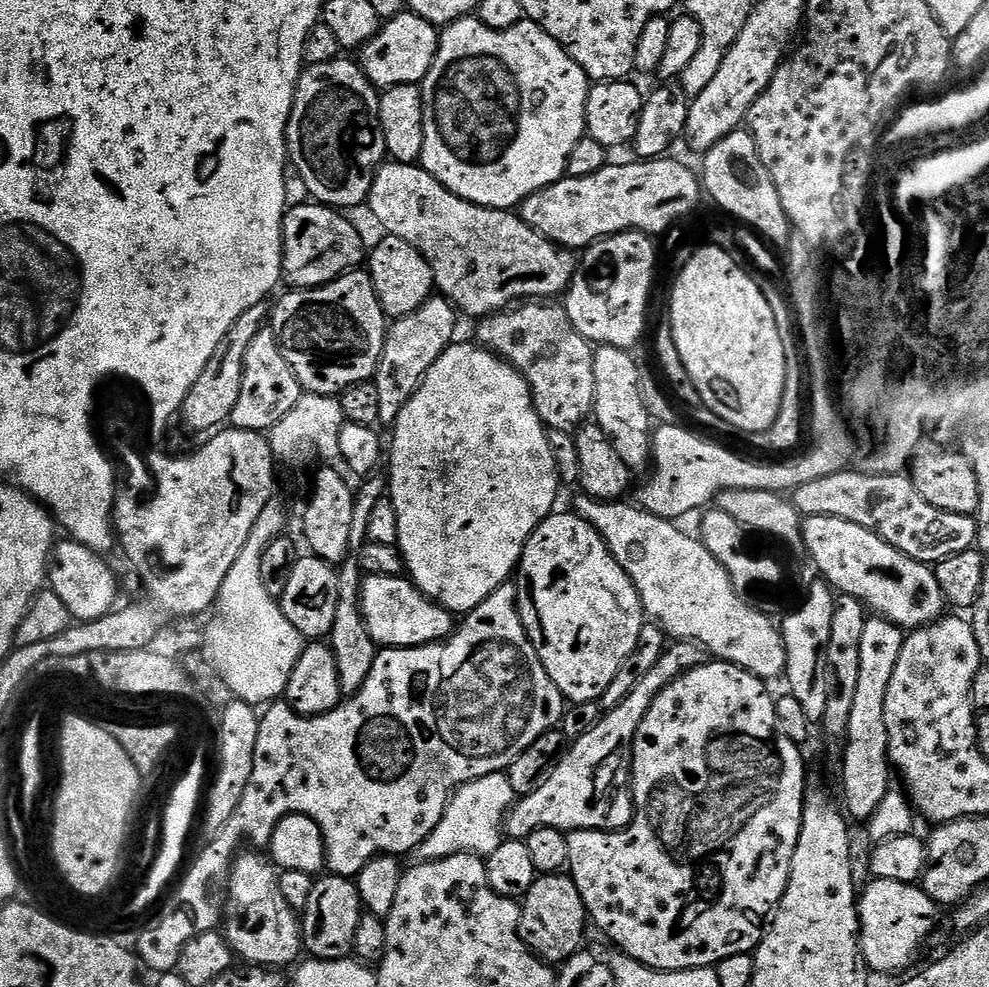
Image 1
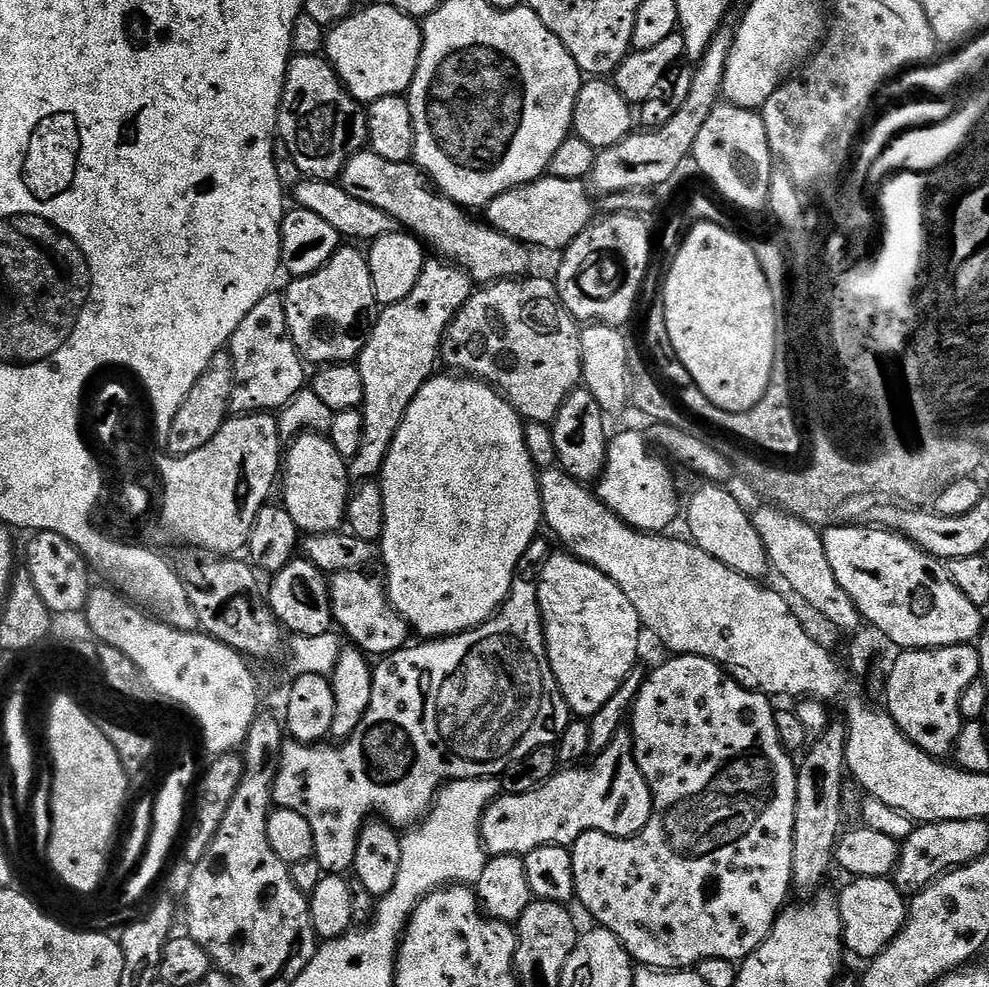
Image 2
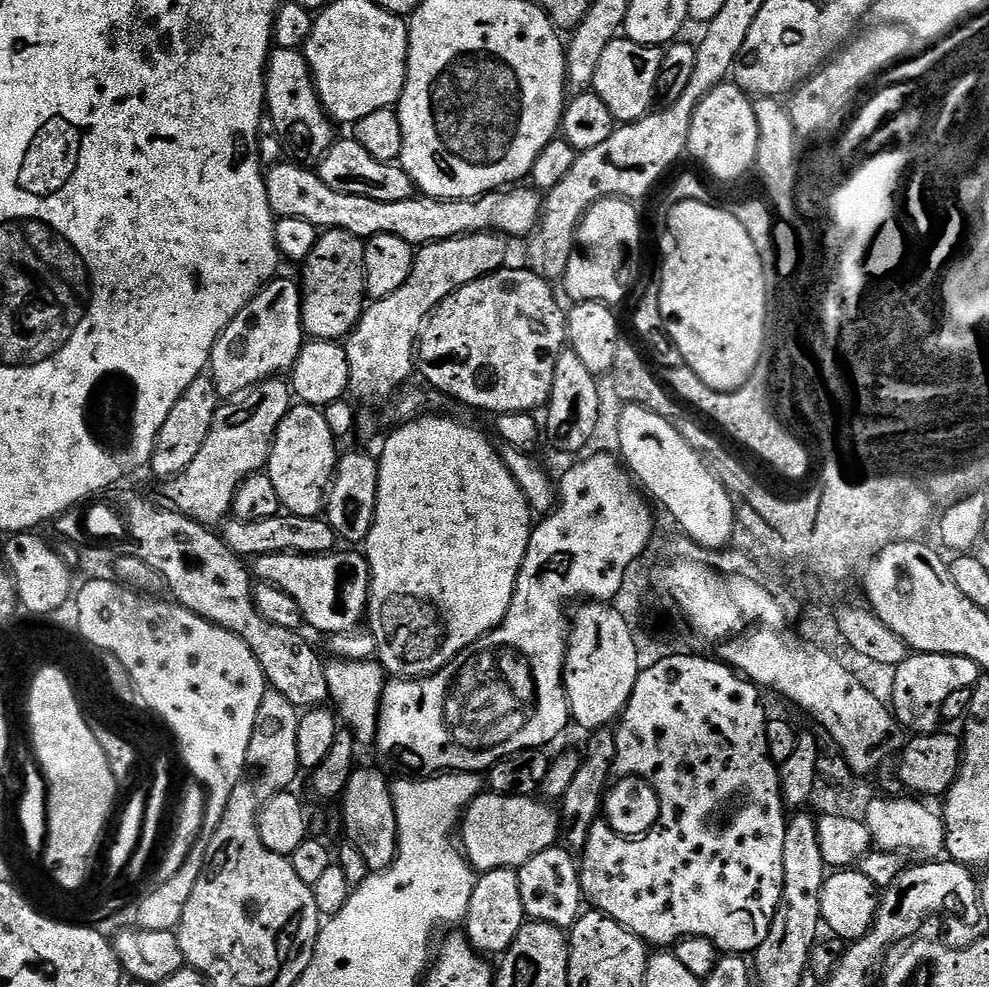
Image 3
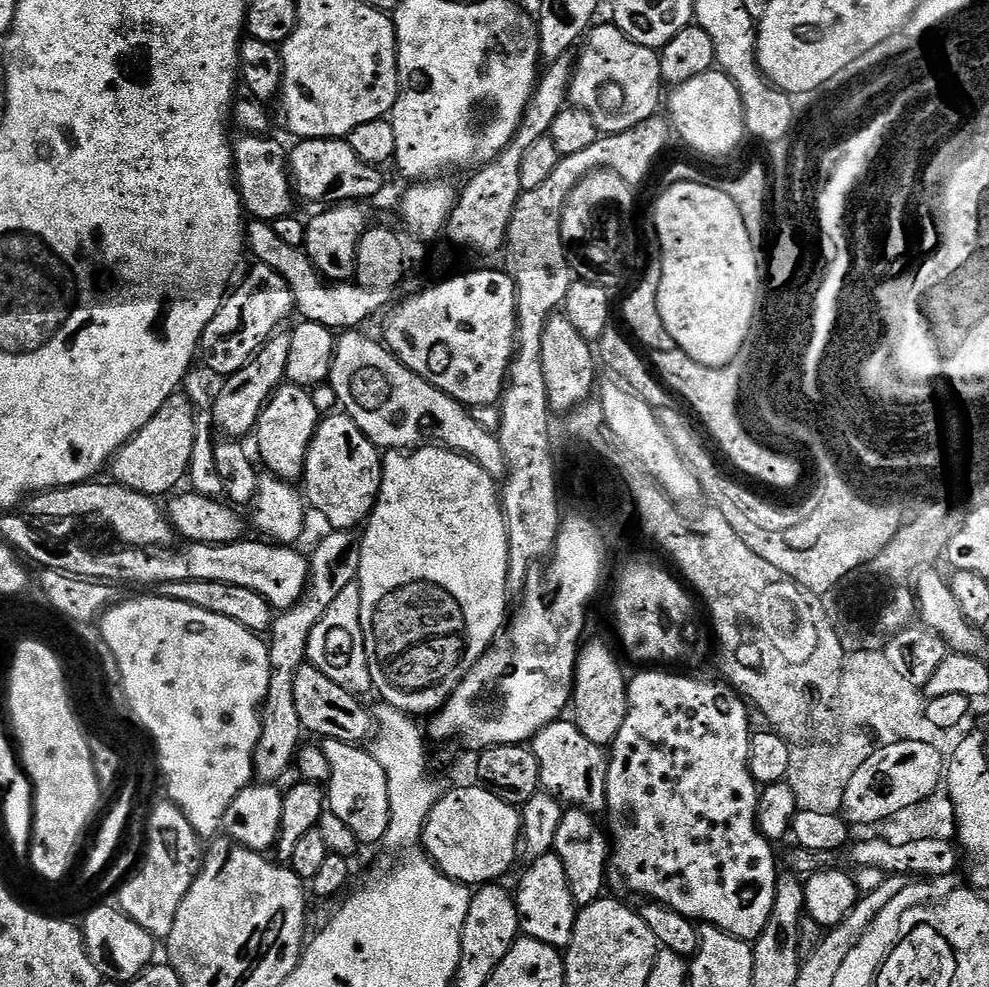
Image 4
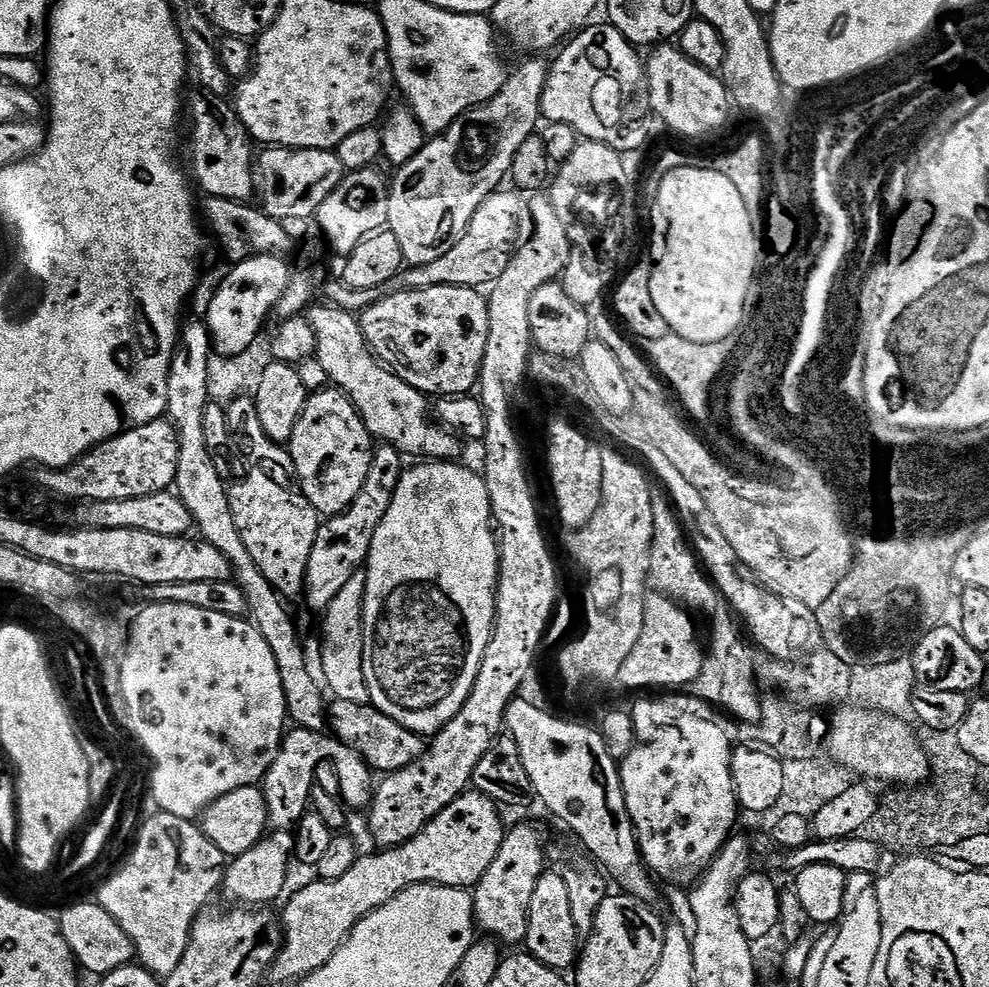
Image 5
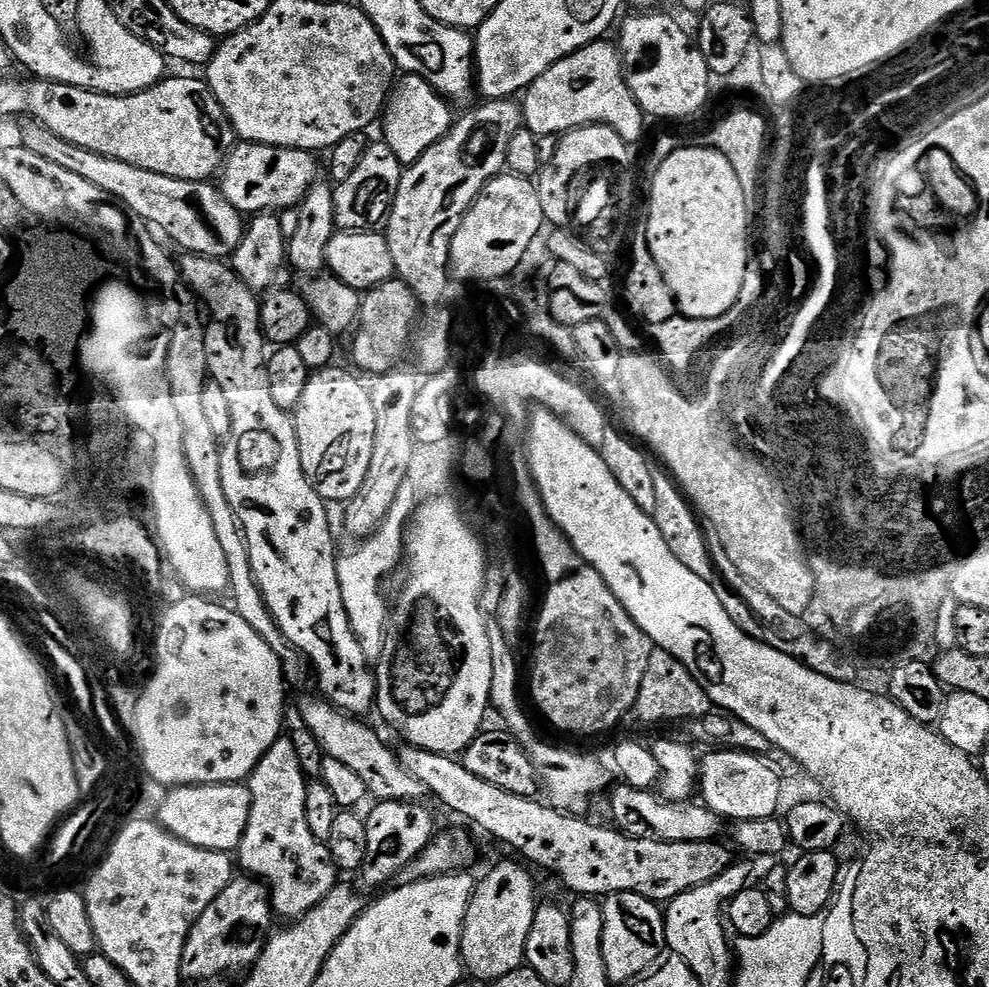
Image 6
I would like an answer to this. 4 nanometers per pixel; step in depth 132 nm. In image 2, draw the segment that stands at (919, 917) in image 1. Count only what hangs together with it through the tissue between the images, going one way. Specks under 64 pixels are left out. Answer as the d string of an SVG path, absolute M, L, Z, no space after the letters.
M858 876L847 882L849 884L838 892L844 946L849 953L853 952L854 955L861 956L864 962L868 962L873 956L883 952L885 946L904 929L908 922L909 901L891 879L882 876Z

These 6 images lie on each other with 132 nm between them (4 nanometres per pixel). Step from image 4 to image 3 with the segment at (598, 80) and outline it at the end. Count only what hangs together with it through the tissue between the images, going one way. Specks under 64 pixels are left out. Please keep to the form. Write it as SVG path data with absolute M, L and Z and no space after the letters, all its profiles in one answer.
M617 38L606 46L598 70L594 74L592 88L606 102L610 114L620 124L632 124L648 115L654 104L658 70L662 66L664 48L650 44L639 44L627 38Z

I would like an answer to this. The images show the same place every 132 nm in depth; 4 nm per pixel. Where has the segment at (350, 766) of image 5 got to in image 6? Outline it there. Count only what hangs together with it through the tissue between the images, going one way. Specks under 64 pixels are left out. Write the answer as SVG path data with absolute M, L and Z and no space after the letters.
M281 736L276 740L274 746L260 759L247 781L247 786L252 792L252 805L238 849L238 864L248 871L245 873L249 877L263 883L268 890L273 913L277 917L285 916L285 921L288 922L298 920L310 910L314 910L314 906L318 906L318 902L338 883L338 869L332 861L327 843L316 839L307 825L305 804L308 785L309 781L299 766L296 748L288 736Z

